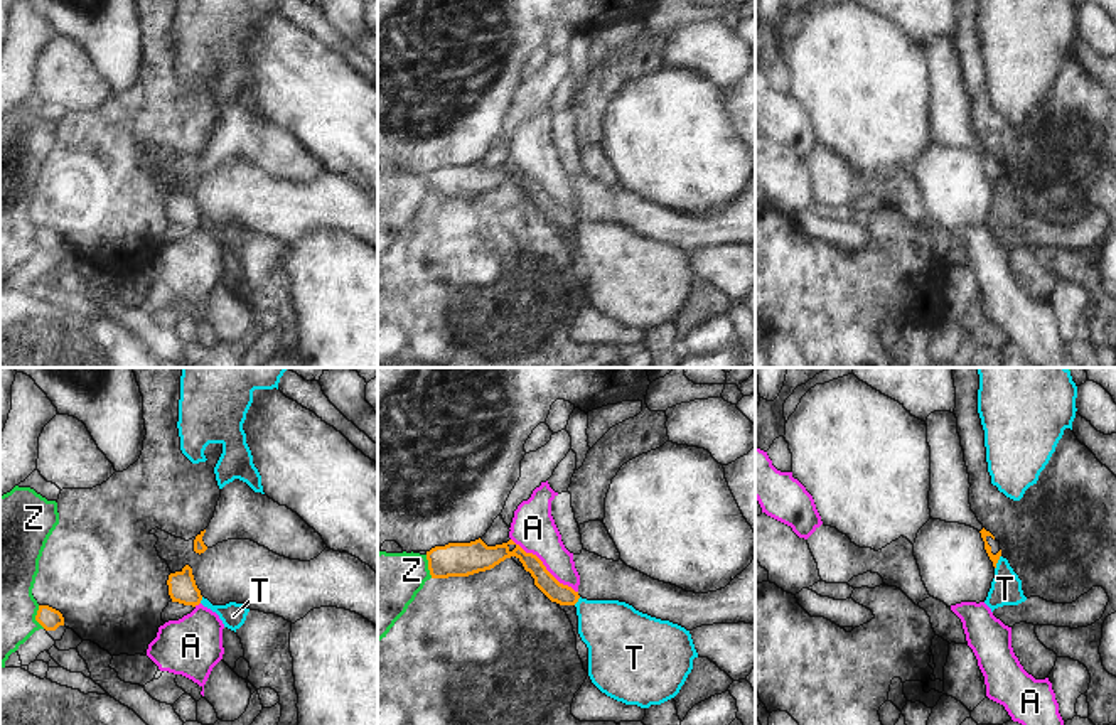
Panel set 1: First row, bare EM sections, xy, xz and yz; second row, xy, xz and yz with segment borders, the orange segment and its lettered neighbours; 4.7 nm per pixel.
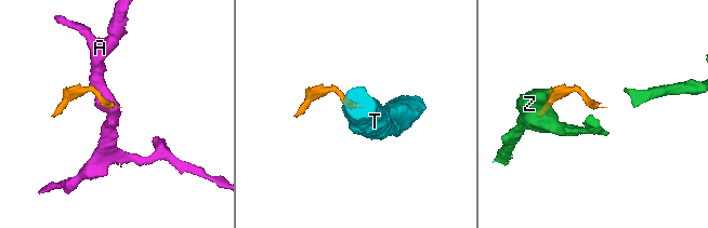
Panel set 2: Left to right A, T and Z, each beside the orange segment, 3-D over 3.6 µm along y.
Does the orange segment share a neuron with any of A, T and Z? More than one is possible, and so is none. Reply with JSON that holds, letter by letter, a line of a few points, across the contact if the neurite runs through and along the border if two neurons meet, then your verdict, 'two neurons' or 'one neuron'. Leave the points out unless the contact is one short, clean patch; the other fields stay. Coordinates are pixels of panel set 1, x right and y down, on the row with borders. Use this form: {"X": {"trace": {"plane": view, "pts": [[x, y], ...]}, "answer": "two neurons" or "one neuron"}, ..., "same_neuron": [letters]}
{"A": {"trace": {"plane": "xz", "pts": [[511, 538], [526, 552], [531, 552], [560, 582], [577, 592]]}, "answer": "two neurons"}, "T": {"trace": {"plane": "yz", "pts": [[1000, 555], [995, 569]]}, "answer": "two neurons"}, "Z": {"answer": "two neurons"}, "same_neuron": []}

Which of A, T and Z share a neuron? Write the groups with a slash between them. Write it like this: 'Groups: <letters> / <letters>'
Groups: A / T / Z

